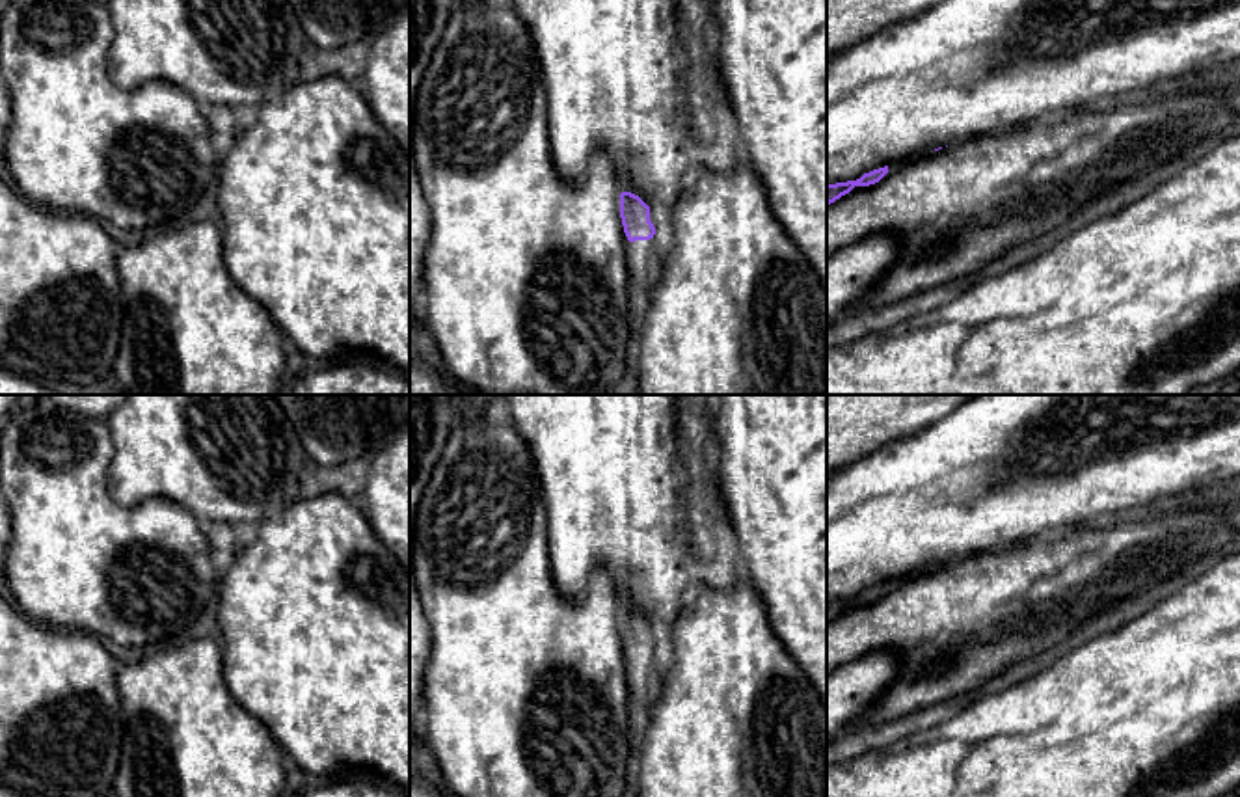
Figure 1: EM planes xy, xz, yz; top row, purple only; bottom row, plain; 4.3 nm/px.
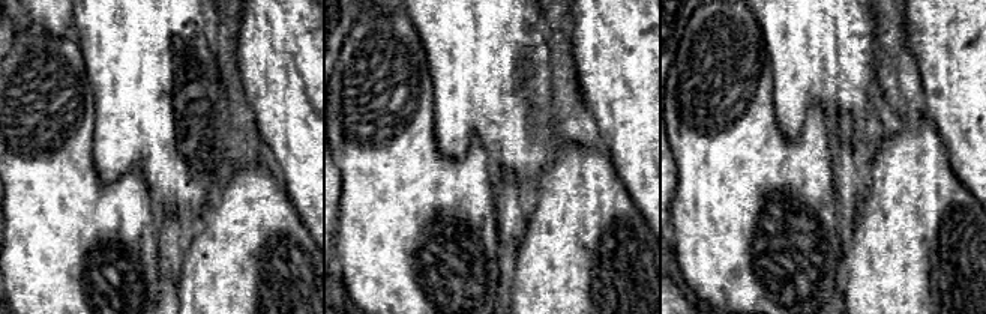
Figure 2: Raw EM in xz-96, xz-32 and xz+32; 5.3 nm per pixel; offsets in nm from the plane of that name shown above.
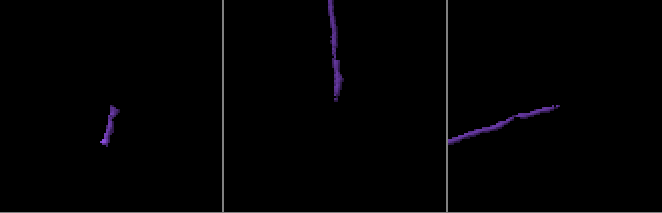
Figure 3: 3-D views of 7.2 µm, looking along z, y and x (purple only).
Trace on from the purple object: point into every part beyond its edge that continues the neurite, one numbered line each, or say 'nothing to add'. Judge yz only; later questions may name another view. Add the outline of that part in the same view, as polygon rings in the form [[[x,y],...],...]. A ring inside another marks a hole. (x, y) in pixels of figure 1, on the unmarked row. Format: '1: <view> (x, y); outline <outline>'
nothing to add

